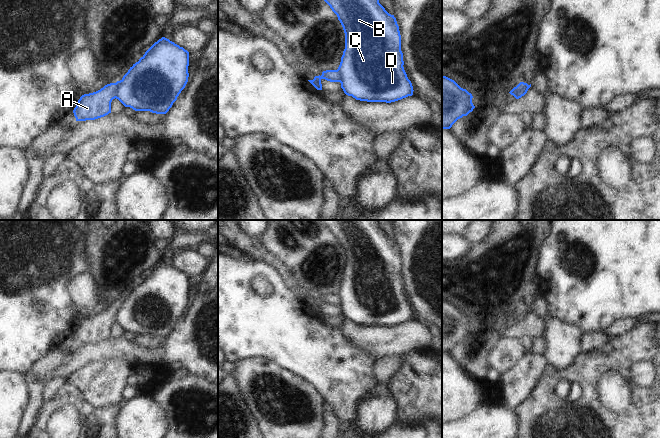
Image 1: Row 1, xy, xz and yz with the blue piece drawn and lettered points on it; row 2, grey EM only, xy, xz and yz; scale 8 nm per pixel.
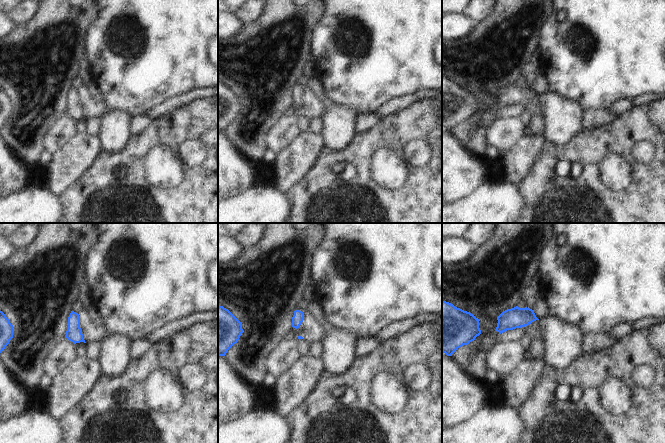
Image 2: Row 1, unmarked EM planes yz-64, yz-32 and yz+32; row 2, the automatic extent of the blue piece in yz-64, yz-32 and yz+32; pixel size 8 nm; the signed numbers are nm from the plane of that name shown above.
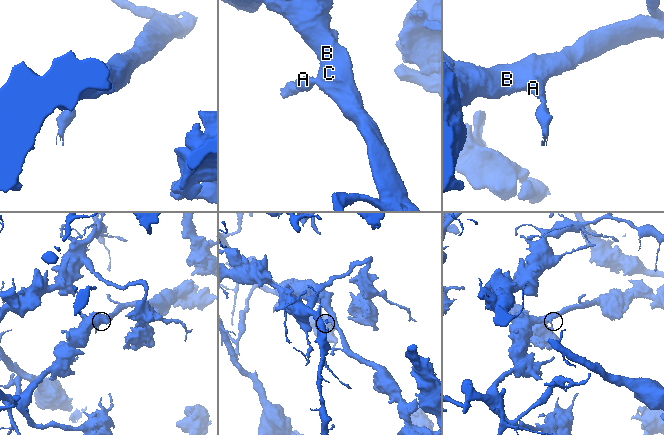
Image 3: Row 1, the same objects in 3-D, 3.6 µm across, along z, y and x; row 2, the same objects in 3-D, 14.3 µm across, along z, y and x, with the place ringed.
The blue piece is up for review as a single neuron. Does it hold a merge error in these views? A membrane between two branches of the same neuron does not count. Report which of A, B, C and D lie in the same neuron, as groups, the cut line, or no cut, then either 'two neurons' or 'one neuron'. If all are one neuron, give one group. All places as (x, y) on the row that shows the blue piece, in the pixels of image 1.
A / B C D; cut in xy along (116, 82), (114, 97); two neurons

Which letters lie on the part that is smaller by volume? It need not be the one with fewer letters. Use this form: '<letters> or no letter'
A

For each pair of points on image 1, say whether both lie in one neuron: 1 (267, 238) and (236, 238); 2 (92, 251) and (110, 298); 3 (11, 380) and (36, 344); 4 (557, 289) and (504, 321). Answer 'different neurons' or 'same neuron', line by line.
1: different neurons
2: same neuron
3: different neurons
4: different neurons

